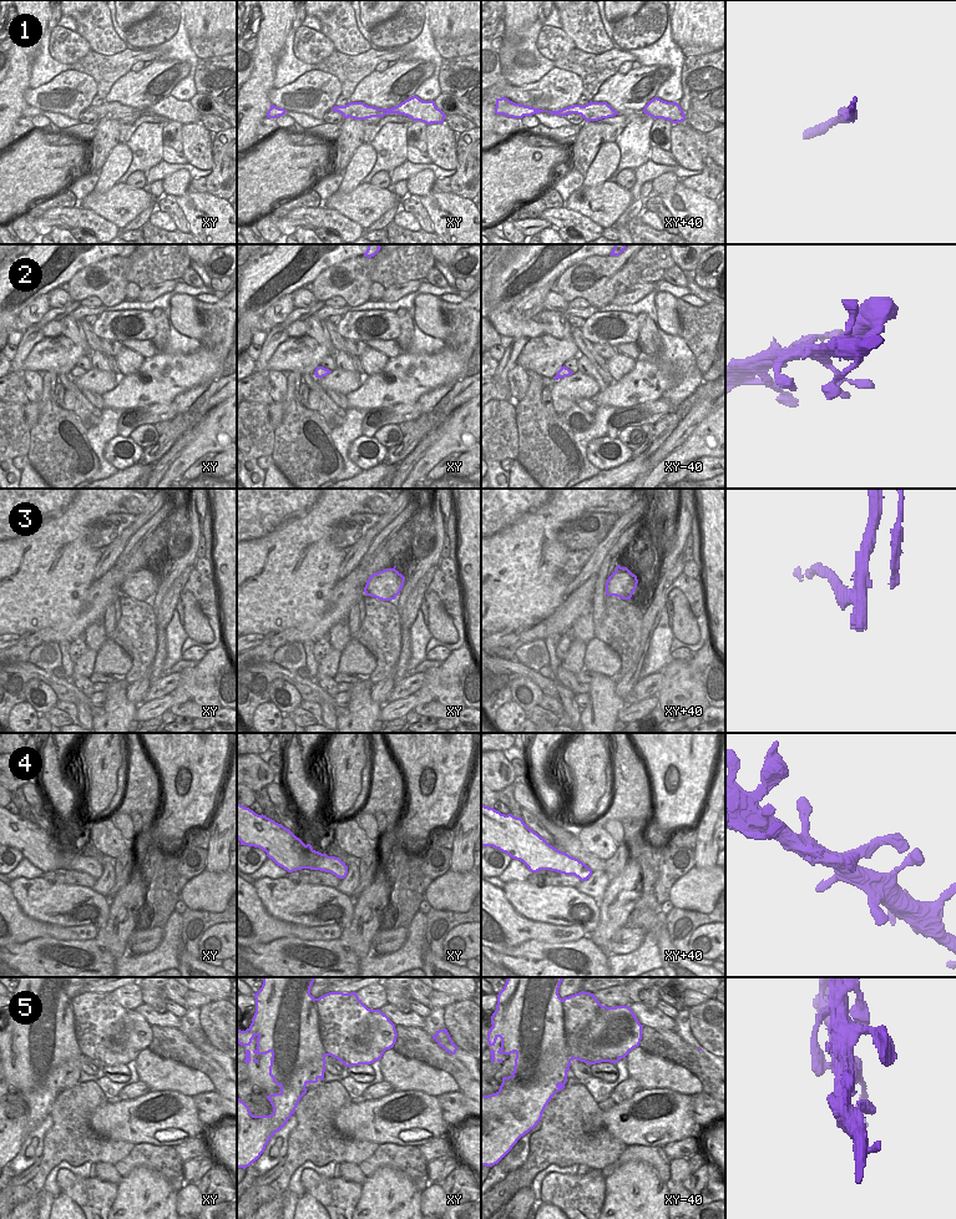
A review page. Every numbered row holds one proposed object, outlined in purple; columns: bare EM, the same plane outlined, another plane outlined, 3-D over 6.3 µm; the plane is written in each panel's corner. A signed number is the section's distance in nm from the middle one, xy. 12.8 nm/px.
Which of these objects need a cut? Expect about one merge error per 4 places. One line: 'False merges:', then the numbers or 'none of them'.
False merges: 3, 5.

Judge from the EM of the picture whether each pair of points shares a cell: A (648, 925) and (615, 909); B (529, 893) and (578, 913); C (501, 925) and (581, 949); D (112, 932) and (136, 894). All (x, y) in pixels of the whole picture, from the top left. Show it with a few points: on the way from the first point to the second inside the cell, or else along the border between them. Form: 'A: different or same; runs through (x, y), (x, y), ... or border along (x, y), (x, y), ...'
A: different; border along (635, 906), (625, 925)
B: same; runs through (541, 904), (566, 906)
C: different; border along (583, 936), (562, 942), (540, 942), (534, 940)
D: same; runs through (121, 922), (129, 904)

